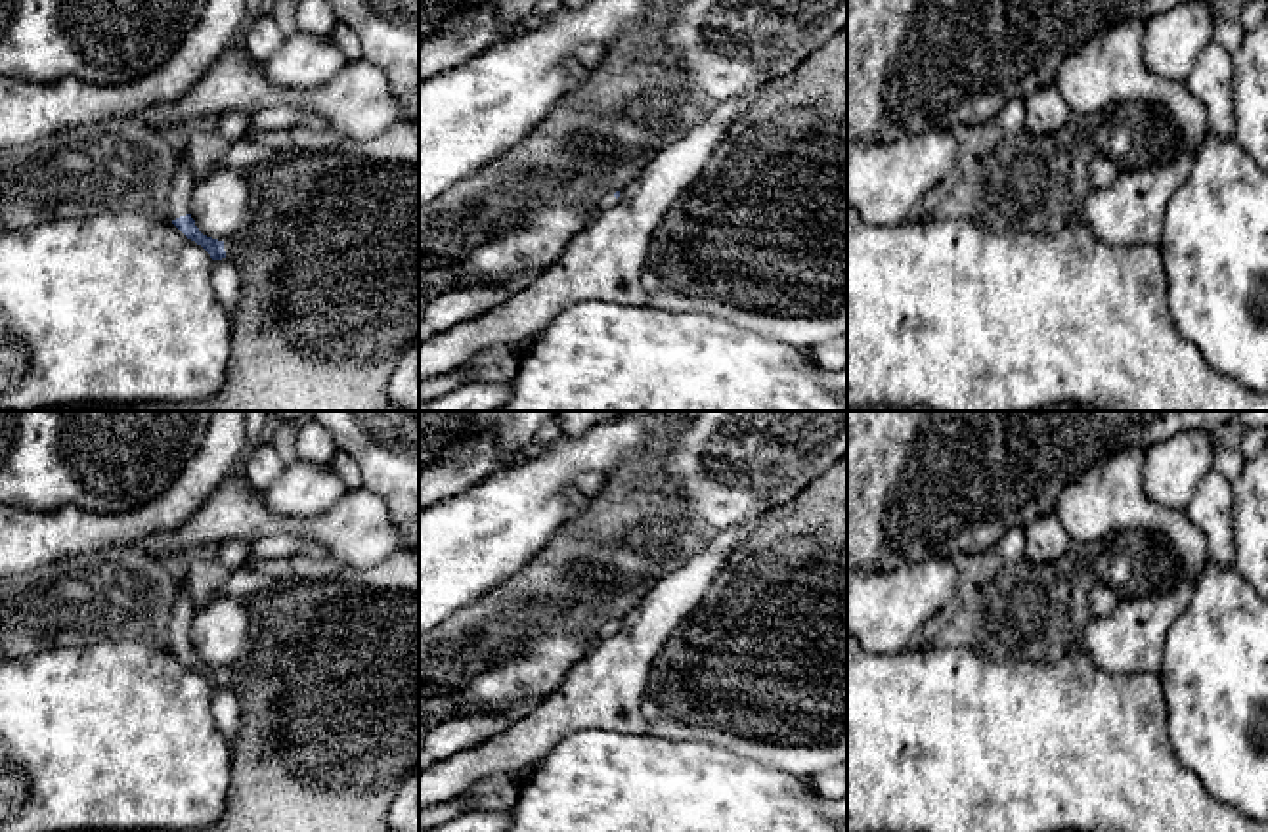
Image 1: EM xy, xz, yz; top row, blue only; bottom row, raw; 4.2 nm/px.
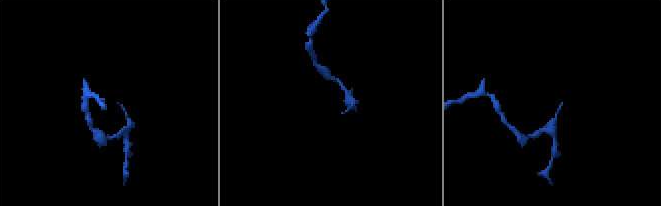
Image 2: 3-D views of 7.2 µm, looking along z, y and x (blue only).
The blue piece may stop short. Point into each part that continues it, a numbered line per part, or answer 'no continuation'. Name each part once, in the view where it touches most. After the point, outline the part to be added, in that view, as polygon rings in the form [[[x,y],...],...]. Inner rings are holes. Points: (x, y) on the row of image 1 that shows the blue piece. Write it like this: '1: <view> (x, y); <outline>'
1: xy (180, 196); [[[186,149],[180,151],[180,164],[174,178],[174,186],[170,189],[170,218],[176,220],[180,216],[191,214],[191,193],[195,187],[195,176],[191,172],[191,163],[186,155]]]

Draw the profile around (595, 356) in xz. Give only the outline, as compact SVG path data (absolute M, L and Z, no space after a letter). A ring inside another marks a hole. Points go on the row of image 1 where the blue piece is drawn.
M599 300L568 306L536 339L532 339L530 350L520 358L513 386L513 398L493 411L847 411L847 394L824 388L811 358L780 340L702 312L671 312L648 304L623 306Z

